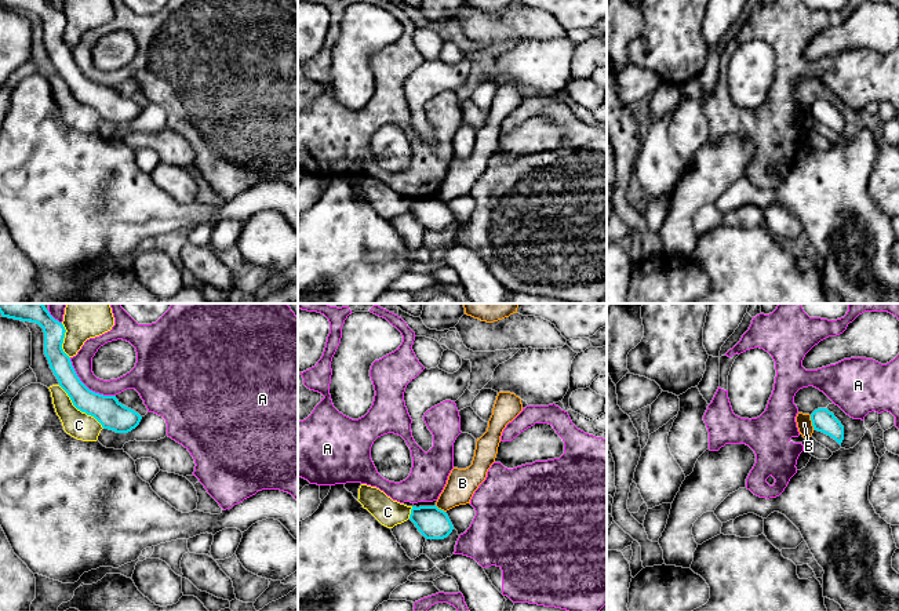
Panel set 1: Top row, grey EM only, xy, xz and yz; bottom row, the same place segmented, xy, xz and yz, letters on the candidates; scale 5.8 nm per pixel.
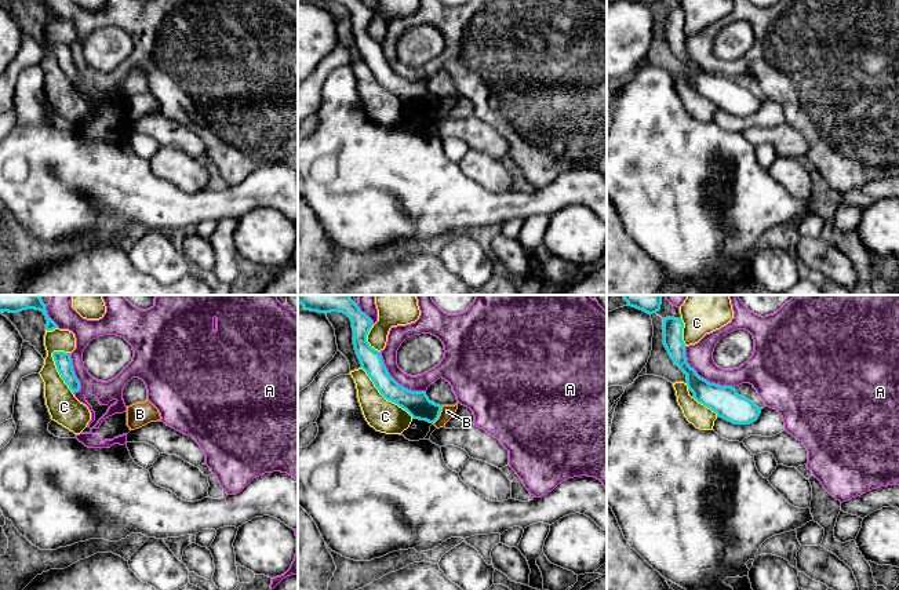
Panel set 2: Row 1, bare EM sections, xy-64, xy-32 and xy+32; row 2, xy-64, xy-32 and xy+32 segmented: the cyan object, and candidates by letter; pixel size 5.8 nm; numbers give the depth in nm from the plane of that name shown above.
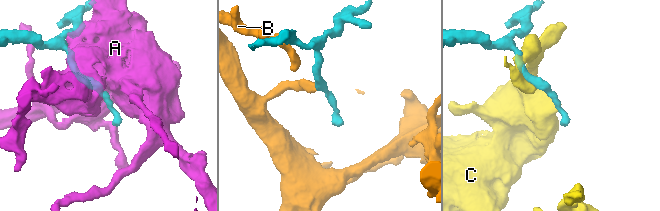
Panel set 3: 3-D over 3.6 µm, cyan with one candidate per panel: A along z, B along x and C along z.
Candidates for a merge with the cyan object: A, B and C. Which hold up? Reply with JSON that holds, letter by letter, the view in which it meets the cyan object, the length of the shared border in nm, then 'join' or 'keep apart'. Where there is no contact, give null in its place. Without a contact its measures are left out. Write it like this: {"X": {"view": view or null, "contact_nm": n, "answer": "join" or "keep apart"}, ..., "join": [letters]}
{"A": {"view": "xy", "contact_nm": 360, "answer": "keep apart"}, "B": {"view": "yz", "contact_nm": 90, "answer": "keep apart"}, "C": {"view": "xy", "contact_nm": 380, "answer": "keep apart"}, "join": []}

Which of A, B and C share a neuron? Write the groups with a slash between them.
A / B / C

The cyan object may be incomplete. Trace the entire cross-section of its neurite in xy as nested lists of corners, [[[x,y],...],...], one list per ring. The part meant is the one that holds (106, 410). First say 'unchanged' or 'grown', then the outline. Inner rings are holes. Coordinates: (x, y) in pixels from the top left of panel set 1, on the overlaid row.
unchanged; [[[0,303],[0,313],[3,317],[36,323],[43,328],[44,354],[50,368],[77,410],[116,433],[128,433],[139,425],[142,417],[123,405],[116,396],[95,393],[80,381],[70,357],[62,349],[66,330],[43,303]]]

